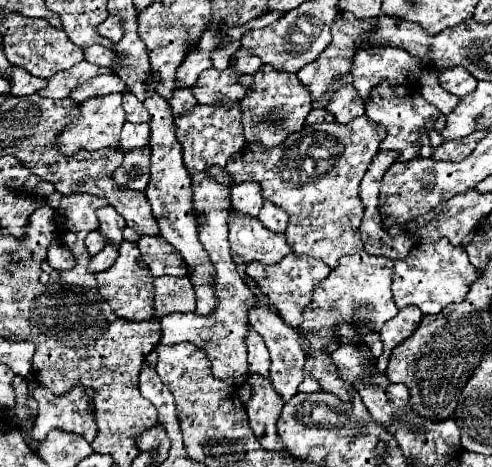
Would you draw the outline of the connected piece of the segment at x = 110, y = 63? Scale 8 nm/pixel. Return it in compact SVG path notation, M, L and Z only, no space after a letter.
M93 45L93 47L85 47L85 61L95 63L95 65L105 65L111 69L117 69L117 57L113 57L113 51L103 47L103 45Z

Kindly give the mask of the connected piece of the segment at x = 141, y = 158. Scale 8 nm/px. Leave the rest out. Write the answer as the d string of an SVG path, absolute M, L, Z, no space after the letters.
M149 145L143 149L127 151L121 167L117 167L117 171L113 173L115 181L123 187L145 191L145 187L149 183L149 163L151 163L149 159L151 159Z

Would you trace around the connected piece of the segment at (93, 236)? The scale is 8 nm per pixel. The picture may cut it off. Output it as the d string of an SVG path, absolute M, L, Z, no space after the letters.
M95 229L93 233L89 233L89 235L85 237L85 245L87 245L89 253L95 255L95 253L99 253L99 251L105 247L105 237L101 237L101 233Z

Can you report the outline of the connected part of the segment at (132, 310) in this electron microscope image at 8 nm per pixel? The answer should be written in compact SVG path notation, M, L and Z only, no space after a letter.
M123 241L119 245L119 257L105 273L97 273L99 293L115 311L115 315L129 321L149 321L153 319L153 275L149 267L141 261L141 253L135 241Z

